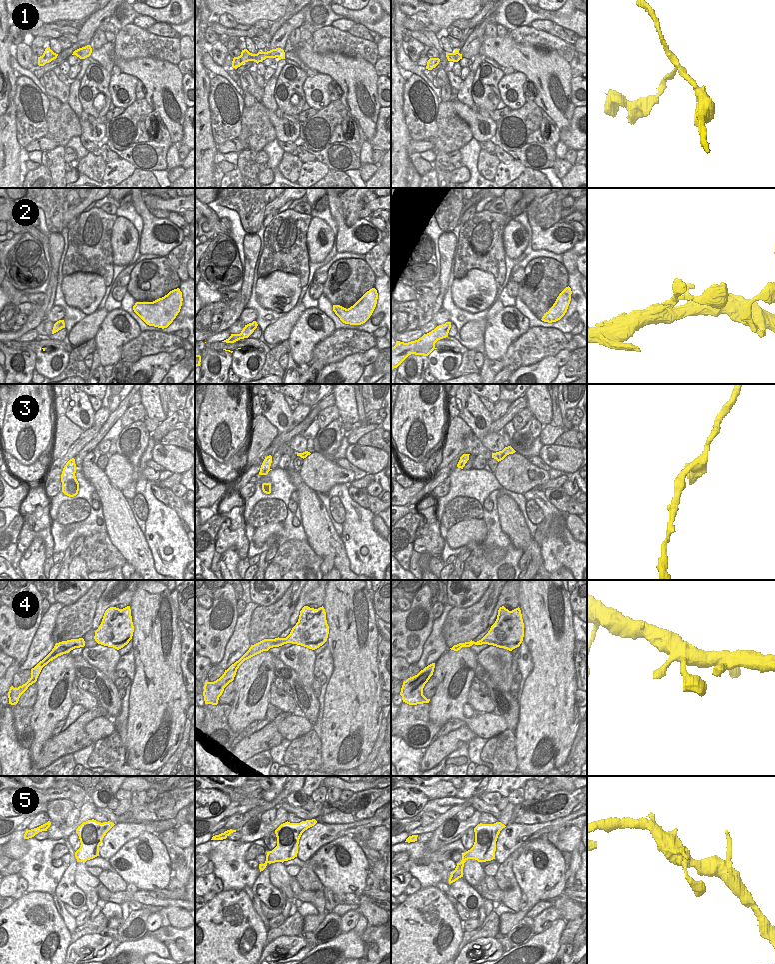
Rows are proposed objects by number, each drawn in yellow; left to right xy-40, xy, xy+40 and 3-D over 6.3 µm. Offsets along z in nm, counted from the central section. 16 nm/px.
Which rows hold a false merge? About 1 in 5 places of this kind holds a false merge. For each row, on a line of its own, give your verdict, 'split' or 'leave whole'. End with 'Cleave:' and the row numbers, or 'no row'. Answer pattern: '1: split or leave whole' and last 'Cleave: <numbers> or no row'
1: leave whole
2: leave whole
3: leave whole
4: leave whole
5: leave whole
Cleave: no row

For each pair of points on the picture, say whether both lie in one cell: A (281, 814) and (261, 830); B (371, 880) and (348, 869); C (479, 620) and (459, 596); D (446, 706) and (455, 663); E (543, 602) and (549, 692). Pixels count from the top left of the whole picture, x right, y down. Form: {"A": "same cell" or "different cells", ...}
{"A": "same cell", "B": "different cells", "C": "different cells", "D": "same cell", "E": "same cell"}

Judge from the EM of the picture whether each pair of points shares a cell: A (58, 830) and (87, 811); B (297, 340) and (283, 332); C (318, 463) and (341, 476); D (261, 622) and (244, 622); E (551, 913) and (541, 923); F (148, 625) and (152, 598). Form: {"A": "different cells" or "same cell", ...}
{"A": "same cell", "B": "different cells", "C": "same cell", "D": "different cells", "E": "same cell", "F": "same cell"}

